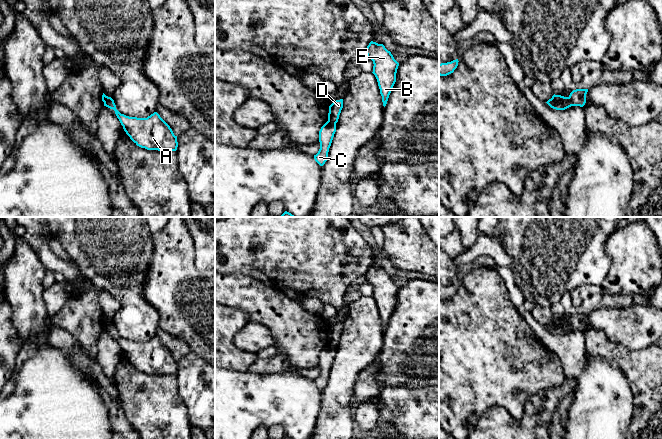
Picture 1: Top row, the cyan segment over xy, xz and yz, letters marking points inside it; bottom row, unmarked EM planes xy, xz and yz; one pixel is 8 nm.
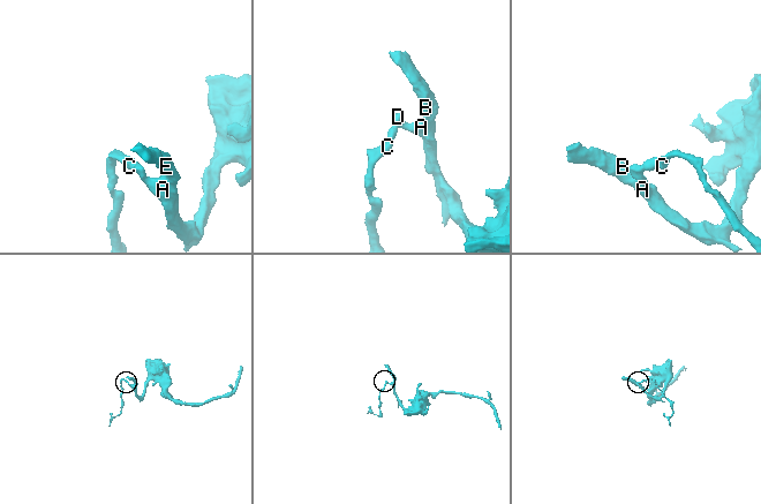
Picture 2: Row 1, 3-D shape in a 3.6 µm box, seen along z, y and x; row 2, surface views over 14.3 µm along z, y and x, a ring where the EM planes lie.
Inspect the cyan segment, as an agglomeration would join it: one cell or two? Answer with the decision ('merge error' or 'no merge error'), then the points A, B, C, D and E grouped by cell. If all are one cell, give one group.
merge error; groups A B D E / C

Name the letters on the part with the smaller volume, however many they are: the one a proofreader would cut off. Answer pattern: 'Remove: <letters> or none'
Remove: C

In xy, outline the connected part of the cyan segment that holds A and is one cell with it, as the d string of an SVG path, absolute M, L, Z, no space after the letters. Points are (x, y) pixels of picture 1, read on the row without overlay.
M111 321L104 325L104 330L115 335L124 355L137 370L147 374L177 374L177 360L157 336L147 342L129 341L116 333Z

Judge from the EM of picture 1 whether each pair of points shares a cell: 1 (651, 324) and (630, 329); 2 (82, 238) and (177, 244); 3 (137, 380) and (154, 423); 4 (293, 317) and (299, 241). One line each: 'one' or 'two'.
1: one
2: two
3: one
4: two

